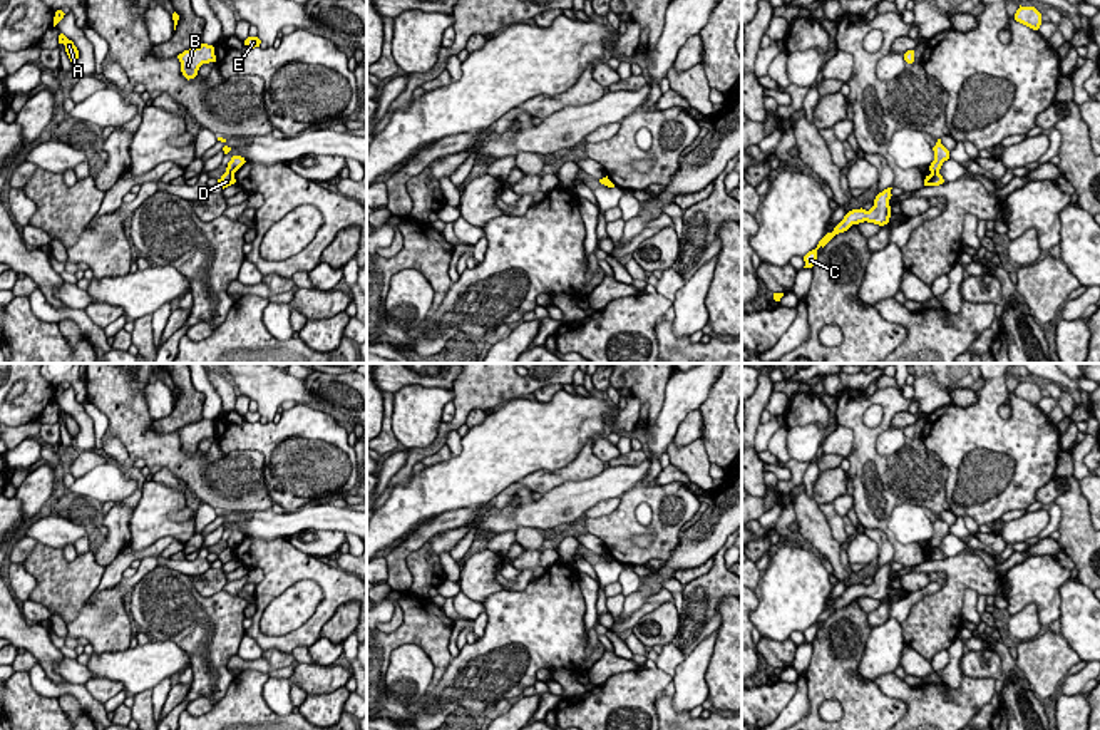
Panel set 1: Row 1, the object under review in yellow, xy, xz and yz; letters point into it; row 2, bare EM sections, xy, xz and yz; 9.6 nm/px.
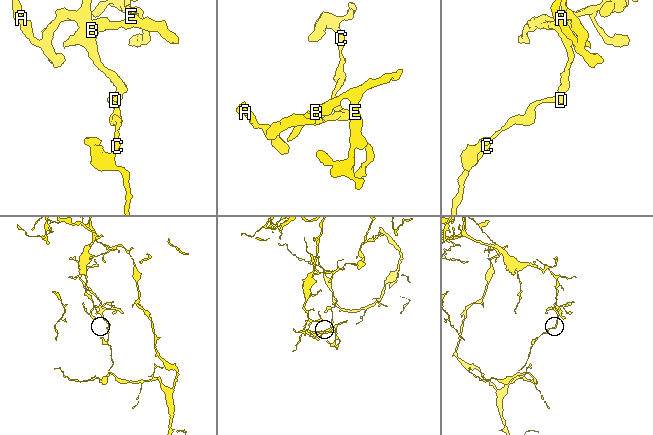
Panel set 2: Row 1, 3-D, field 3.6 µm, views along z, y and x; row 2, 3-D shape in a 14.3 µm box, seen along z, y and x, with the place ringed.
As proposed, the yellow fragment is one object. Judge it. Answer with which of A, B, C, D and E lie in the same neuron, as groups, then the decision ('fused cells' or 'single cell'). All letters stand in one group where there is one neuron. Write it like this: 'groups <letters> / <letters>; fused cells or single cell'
groups A B E / C D; fused cells

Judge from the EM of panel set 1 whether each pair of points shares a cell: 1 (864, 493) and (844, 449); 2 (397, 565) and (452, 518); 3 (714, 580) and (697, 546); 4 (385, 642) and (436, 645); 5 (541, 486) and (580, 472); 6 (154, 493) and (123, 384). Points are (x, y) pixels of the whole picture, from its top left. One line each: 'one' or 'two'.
1: two
2: one
3: two
4: one
5: one
6: two

